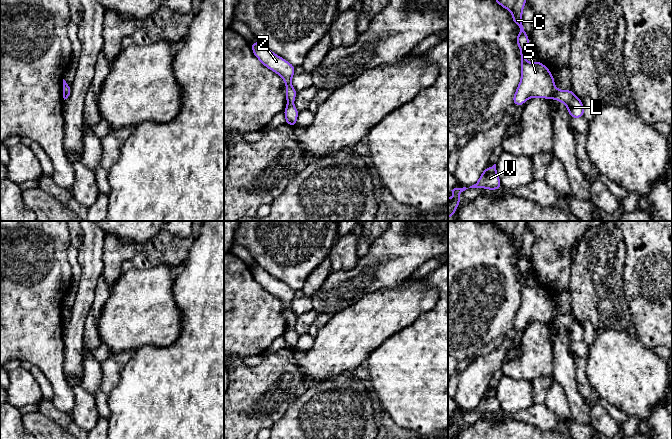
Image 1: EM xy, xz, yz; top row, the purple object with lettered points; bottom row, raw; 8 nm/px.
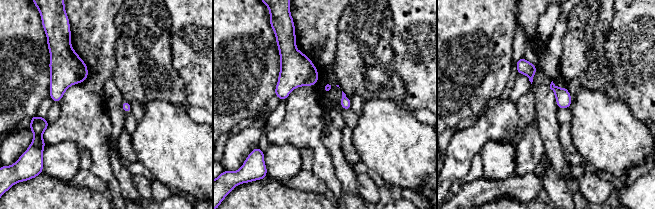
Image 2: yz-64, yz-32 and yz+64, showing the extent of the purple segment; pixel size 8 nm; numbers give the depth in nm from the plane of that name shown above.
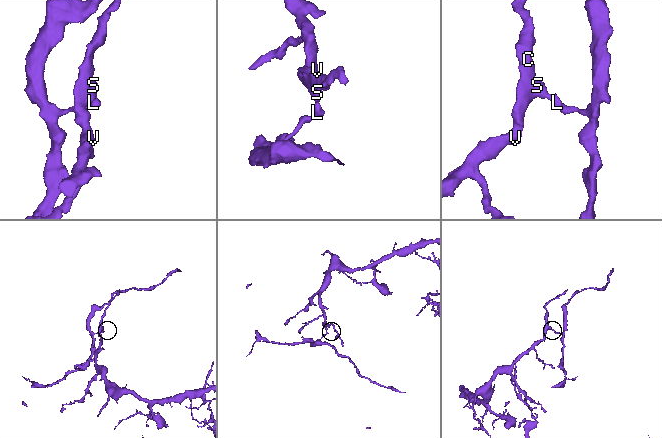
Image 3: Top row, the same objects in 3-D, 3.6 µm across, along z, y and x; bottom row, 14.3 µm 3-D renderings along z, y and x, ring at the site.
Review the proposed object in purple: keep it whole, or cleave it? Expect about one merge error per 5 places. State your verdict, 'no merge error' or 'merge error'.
merge error

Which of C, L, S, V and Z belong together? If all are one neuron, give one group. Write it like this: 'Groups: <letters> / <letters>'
Groups: C S V Z / L

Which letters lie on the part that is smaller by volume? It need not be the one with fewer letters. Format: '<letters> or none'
L

